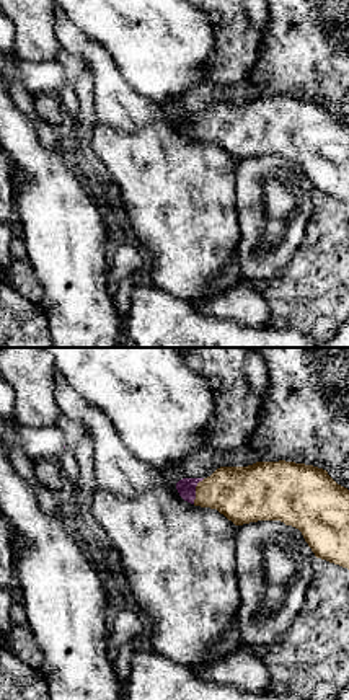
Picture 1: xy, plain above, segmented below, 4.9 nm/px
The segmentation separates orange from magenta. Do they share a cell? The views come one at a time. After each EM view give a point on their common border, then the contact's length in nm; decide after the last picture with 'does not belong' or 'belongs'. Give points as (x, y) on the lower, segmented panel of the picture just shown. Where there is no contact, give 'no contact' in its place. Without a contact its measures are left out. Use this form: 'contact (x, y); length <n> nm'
contact (196, 490); length 140 nm

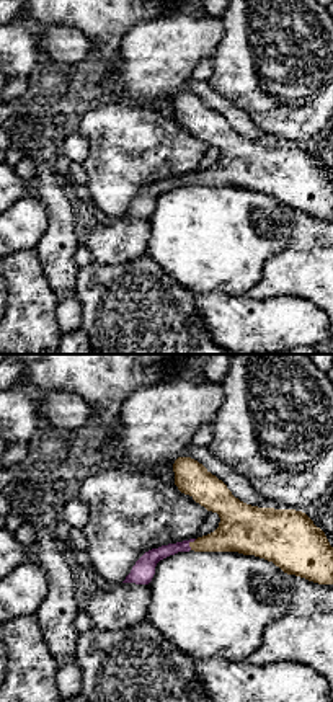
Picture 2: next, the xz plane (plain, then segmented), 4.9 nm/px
contact (190, 544); length 70 nm

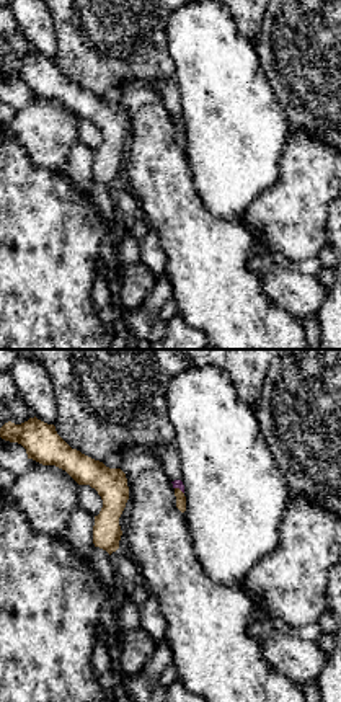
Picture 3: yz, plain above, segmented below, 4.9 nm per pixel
contact (180, 490); length 60 nm

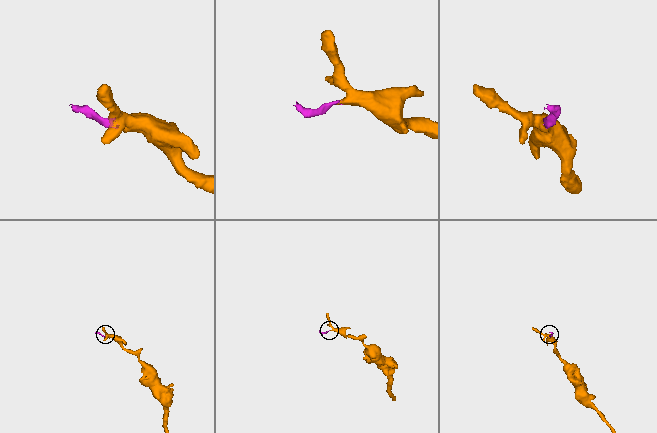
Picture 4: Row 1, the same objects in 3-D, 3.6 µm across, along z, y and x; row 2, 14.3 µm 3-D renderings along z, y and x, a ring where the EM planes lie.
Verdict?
belongs

